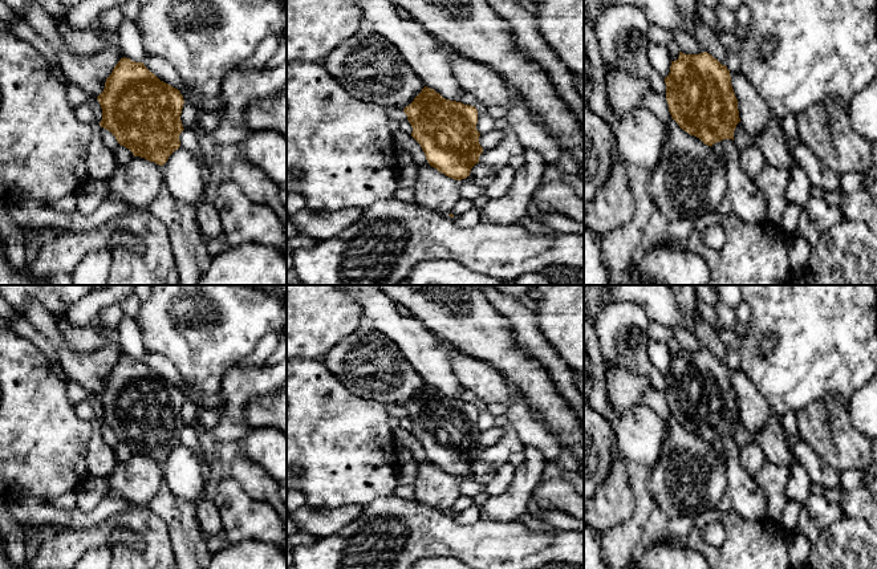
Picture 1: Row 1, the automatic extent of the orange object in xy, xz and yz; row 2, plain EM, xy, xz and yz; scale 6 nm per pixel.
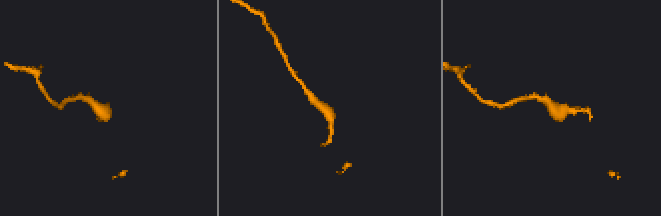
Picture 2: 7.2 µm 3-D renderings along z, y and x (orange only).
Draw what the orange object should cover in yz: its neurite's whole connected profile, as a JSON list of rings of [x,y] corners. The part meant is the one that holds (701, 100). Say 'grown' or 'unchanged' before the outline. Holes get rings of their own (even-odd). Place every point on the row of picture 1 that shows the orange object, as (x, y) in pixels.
unchanged | [[[679,52],[665,84],[669,111],[682,130],[710,147],[723,139],[734,141],[740,118],[726,65],[707,52]]]

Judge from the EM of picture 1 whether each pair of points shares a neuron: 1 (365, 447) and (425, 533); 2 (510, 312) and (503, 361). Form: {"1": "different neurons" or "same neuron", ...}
{"1": "different neurons", "2": "different neurons"}

